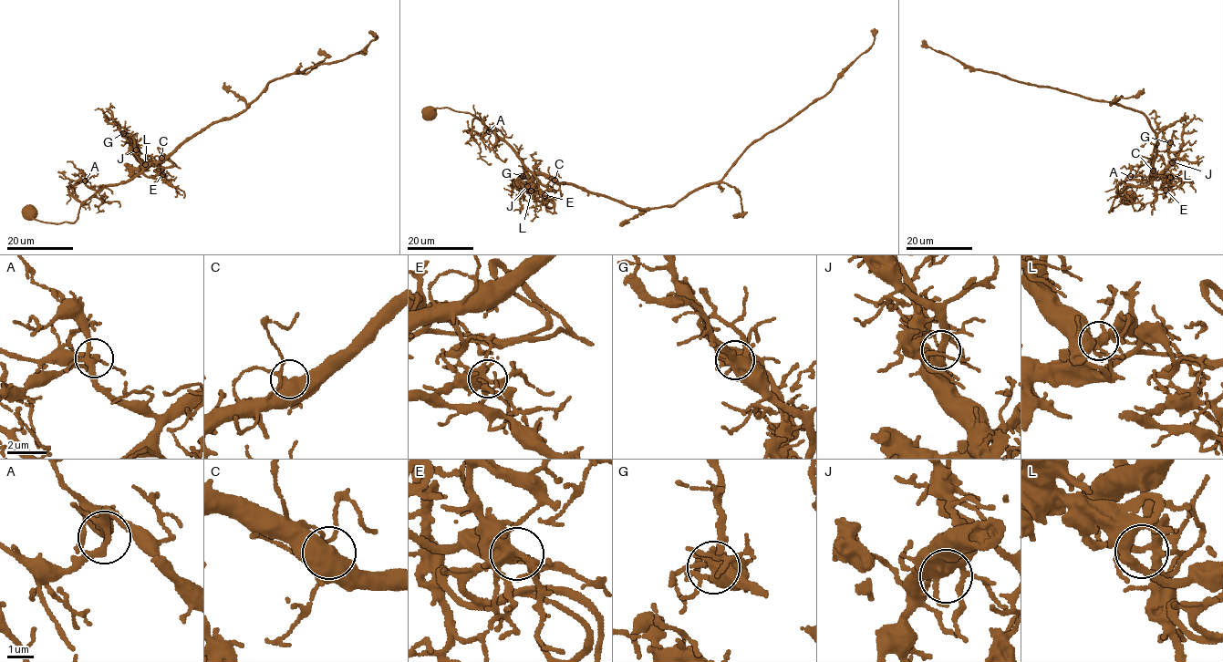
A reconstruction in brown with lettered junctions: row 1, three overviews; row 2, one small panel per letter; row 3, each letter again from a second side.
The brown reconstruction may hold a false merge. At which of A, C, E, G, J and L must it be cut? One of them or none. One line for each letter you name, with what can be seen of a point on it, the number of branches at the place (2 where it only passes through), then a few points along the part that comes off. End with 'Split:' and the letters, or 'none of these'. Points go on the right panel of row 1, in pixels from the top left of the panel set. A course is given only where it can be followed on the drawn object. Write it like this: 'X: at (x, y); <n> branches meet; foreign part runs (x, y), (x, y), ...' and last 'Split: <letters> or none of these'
L: at (1170, 177); 4 branches meet; foreign part runs (1170, 178), (1168, 183), (1179, 186), (1186, 176)
Split: L

